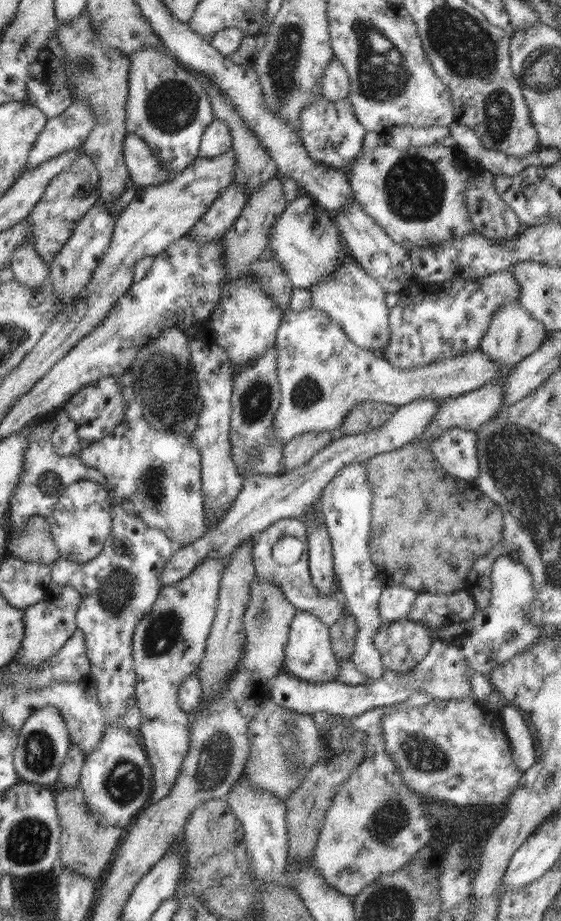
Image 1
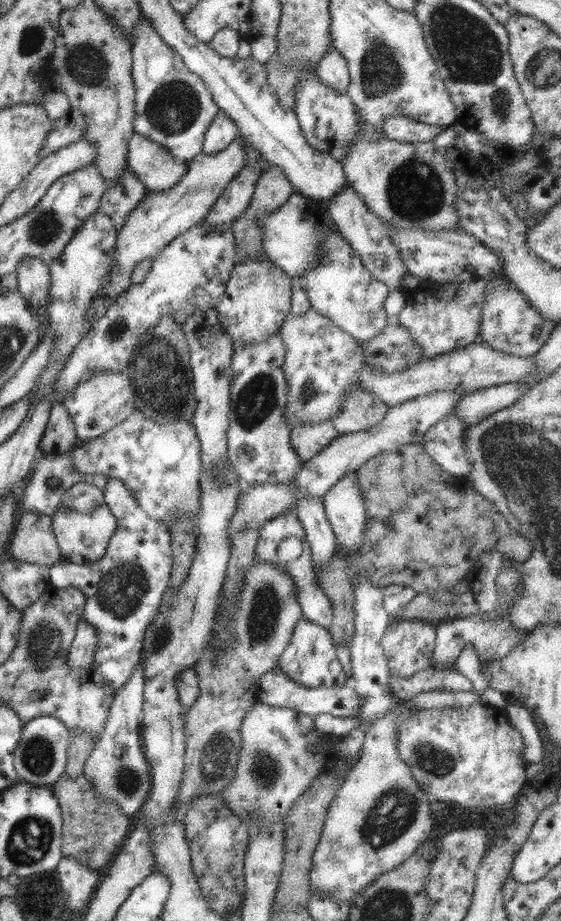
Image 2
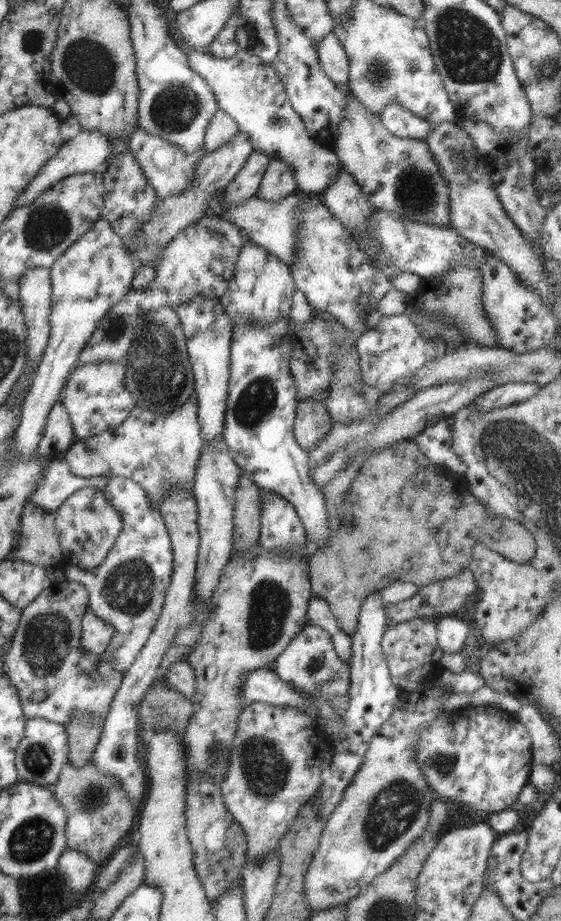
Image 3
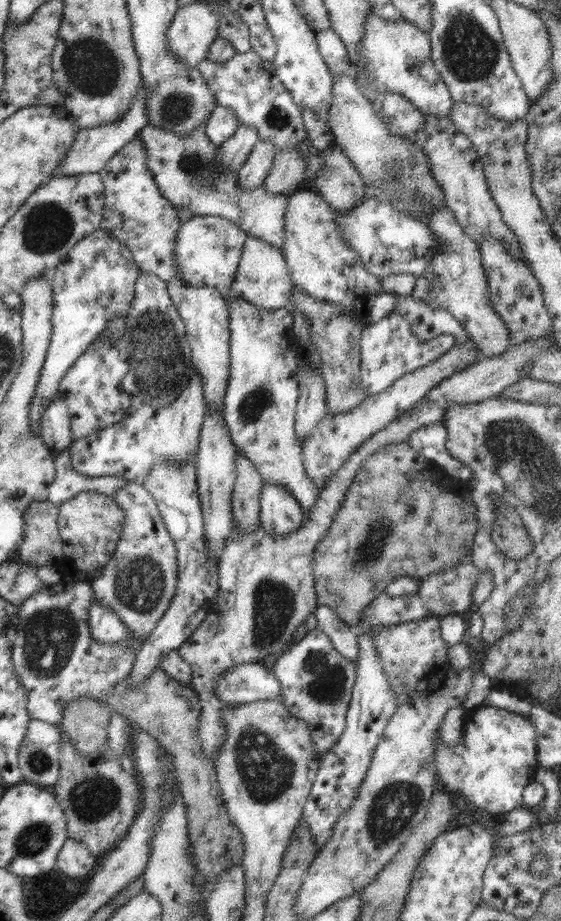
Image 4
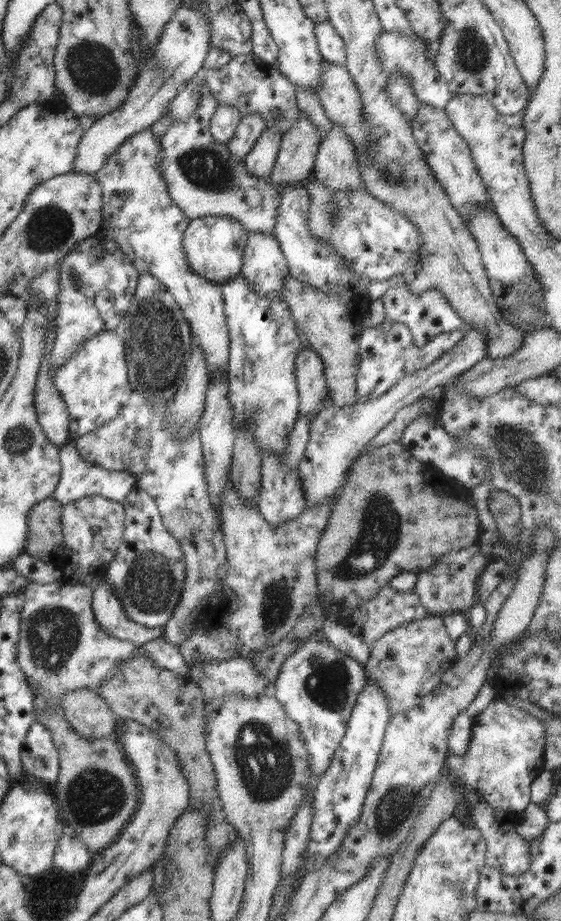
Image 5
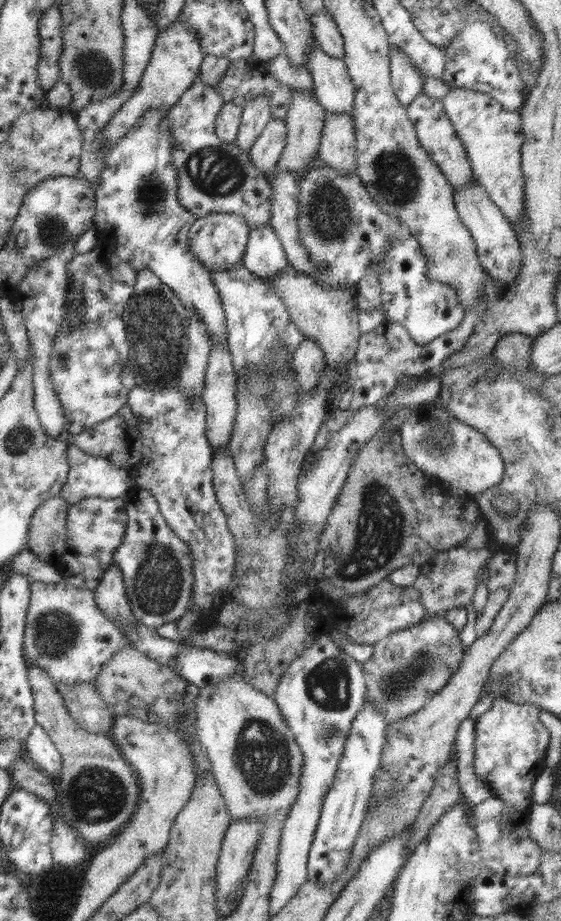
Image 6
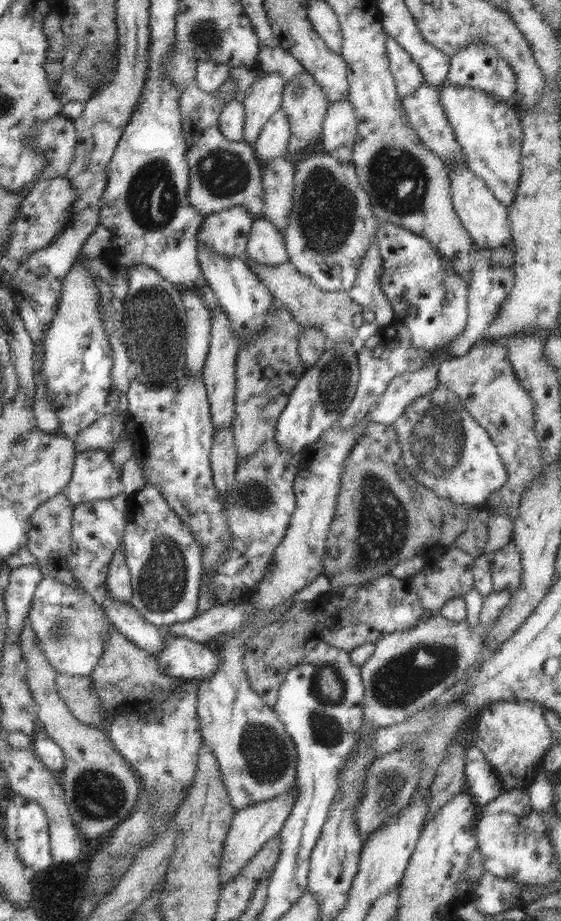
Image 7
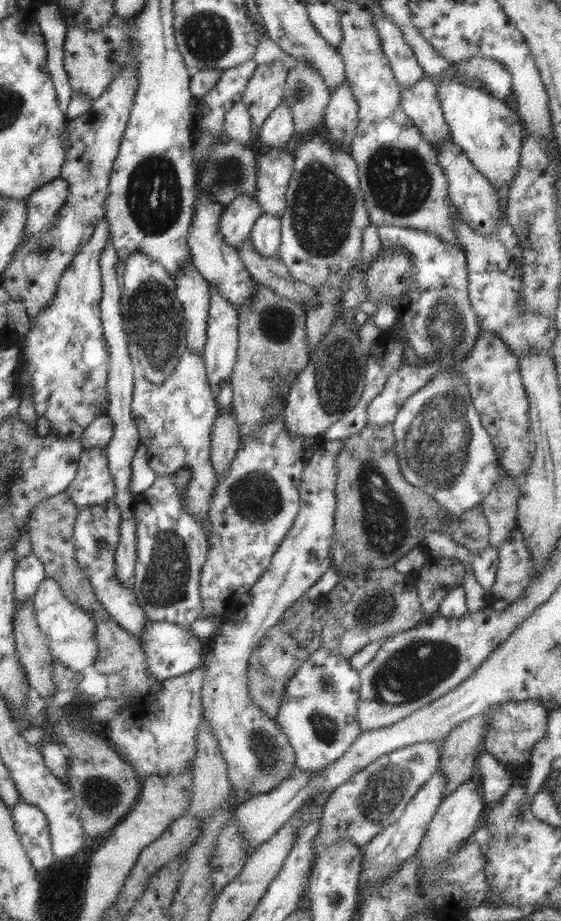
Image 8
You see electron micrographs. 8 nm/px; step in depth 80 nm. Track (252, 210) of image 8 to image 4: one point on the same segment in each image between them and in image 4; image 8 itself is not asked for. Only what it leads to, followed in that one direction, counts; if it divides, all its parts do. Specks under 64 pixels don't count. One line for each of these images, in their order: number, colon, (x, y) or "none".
4: (208, 248)
5: (214, 245)
6: (218, 240)
7: (227, 232)

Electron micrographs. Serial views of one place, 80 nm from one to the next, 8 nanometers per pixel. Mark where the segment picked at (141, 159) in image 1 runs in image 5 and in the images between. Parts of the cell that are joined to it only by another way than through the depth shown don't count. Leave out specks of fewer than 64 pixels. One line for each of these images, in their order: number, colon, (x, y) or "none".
2: (158, 170)
3: (168, 168)
4: (187, 168)
5: (203, 178)

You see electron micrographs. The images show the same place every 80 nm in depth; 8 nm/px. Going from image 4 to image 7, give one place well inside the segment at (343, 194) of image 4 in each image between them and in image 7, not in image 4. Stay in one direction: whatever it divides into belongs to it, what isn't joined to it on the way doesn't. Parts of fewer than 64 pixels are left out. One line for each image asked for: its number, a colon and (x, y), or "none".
5: (337, 166)
6: (337, 148)
7: (339, 132)

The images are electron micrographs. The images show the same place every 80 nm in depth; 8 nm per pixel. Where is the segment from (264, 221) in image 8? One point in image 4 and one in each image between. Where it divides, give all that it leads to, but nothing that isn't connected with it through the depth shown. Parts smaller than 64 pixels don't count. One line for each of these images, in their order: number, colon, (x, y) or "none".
4: (262, 277)
5: (264, 267)
6: (264, 256)
7: (265, 245)

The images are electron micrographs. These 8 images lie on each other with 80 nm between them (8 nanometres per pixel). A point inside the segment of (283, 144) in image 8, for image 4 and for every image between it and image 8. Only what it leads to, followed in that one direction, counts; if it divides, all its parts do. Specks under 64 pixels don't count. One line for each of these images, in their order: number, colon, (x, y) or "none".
4: (253, 172)
5: (259, 162)
6: (264, 153)
7: (272, 142)

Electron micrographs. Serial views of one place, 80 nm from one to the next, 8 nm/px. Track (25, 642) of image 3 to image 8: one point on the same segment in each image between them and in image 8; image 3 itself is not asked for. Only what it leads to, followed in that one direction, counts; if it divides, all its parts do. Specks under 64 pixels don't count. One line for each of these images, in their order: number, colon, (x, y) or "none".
4: (56, 660)
5: (61, 648)
6: (65, 633)
7: (72, 629)
8: (71, 631)

